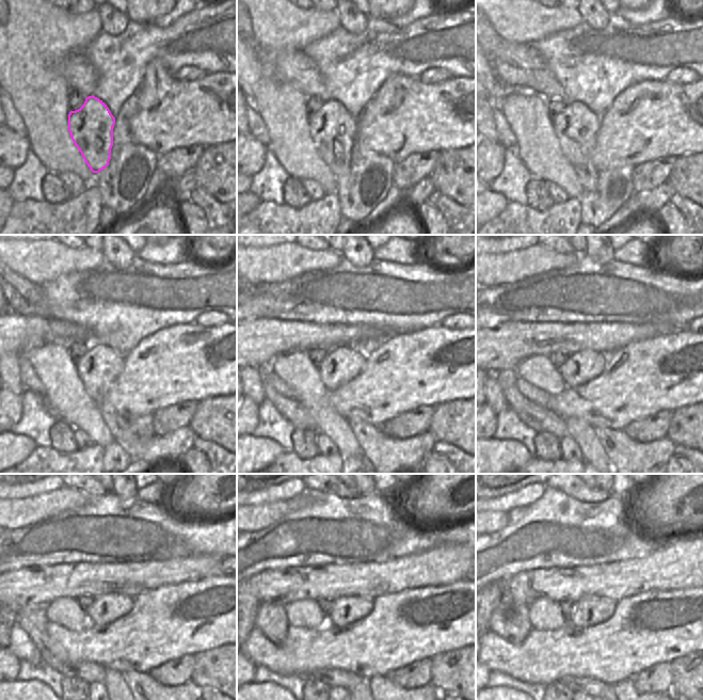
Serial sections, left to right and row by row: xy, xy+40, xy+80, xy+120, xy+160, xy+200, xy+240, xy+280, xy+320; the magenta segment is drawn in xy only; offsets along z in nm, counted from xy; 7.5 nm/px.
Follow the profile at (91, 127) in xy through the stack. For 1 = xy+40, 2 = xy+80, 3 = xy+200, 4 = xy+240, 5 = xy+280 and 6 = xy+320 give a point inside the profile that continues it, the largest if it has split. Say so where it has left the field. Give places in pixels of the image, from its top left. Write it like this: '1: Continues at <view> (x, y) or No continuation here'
1: Continues at xy+40 (333, 129)
2: Continues at xy+80 (576, 127)
3: Continues at xy+200 (581, 367)
4: Continues at xy+240 (105, 609)
5: Continues at xy+280 (348, 609)
6: Continues at xy+320 (590, 610).

